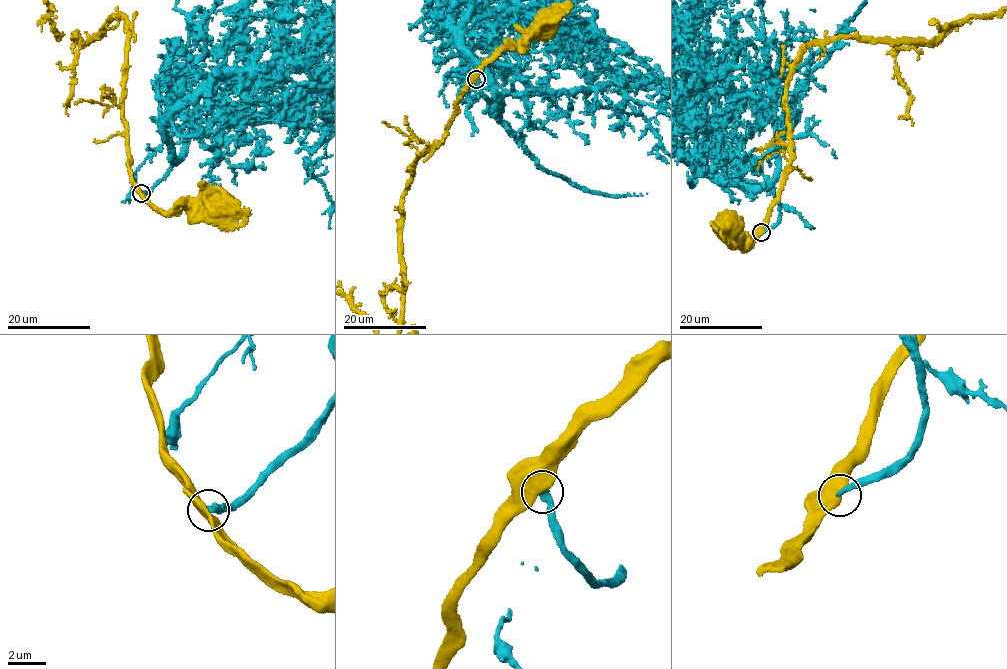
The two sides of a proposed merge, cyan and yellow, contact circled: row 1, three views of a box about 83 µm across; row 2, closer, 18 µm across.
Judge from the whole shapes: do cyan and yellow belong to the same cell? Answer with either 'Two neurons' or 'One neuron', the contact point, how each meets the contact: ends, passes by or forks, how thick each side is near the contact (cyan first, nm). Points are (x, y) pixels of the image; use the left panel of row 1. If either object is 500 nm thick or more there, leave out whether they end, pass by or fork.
Two neurons. Place: (141, 193). Thickness 320 nm (cyan) against 650 nm

